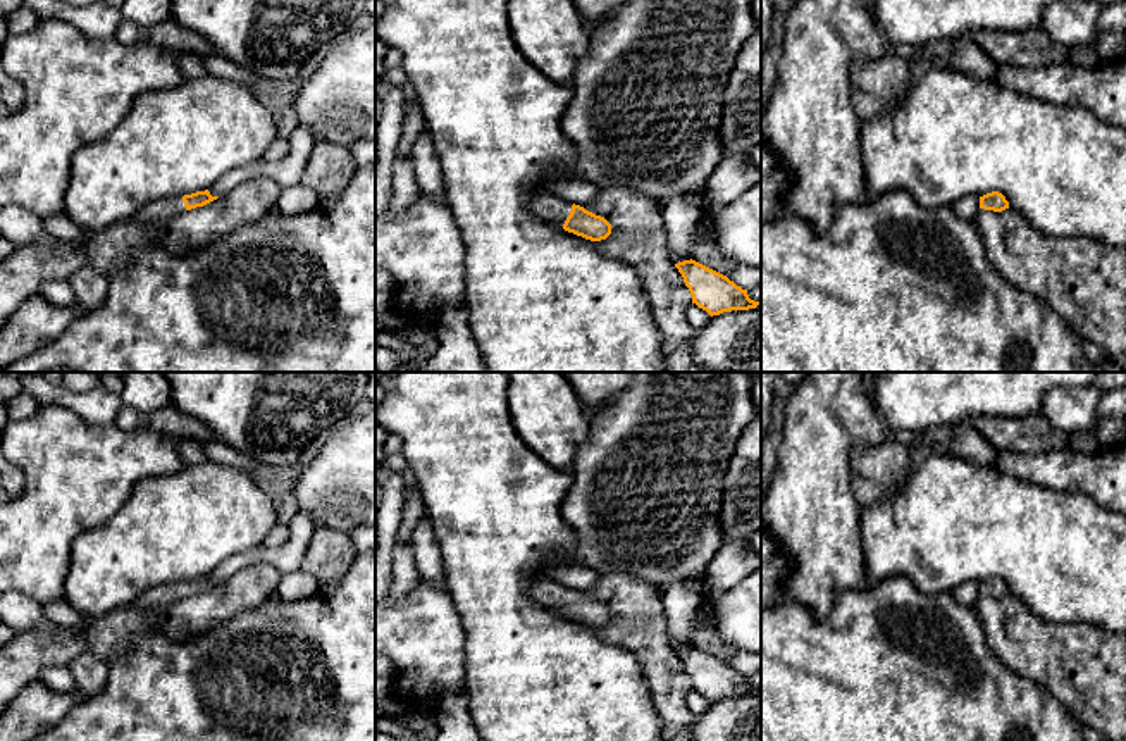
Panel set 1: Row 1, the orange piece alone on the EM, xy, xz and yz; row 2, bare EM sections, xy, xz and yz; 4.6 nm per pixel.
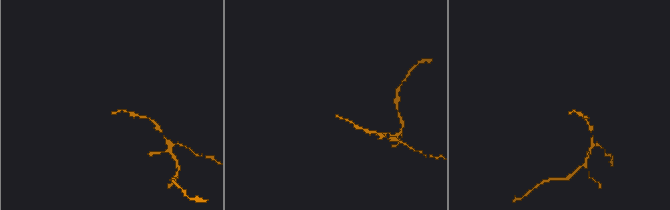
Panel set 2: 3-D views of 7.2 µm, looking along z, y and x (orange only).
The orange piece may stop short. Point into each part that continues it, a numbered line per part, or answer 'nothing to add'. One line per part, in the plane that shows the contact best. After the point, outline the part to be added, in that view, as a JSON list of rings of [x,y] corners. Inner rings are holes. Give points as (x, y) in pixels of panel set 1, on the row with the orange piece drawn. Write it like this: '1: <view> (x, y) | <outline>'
1: xz (548, 205) | [[[534,193],[527,198],[525,205],[537,215],[544,217],[563,227],[572,212],[572,203],[558,198],[553,193]]]

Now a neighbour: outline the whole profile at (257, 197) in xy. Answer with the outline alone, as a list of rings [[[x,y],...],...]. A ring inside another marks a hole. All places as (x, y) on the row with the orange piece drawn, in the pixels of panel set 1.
[[[251,177],[217,200],[186,210],[164,224],[139,224],[122,219],[96,234],[86,234],[86,265],[110,276],[134,252],[158,240],[172,253],[186,253],[234,233],[277,209],[281,186],[267,177]]]

